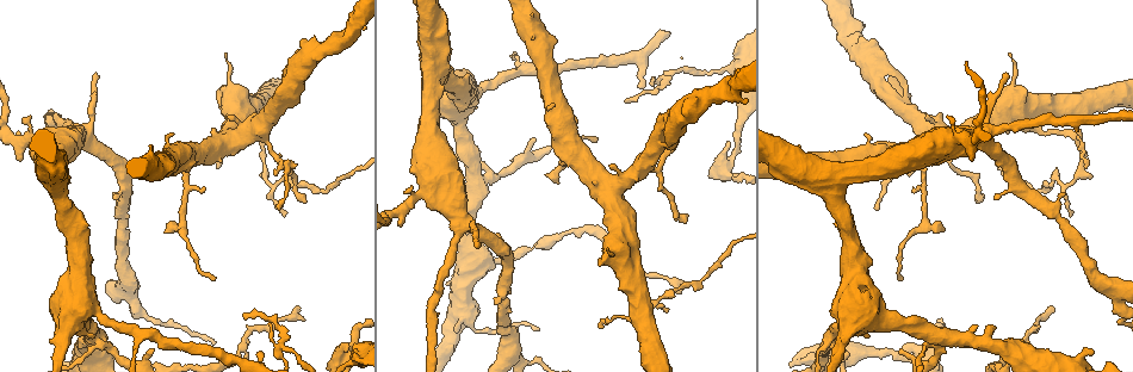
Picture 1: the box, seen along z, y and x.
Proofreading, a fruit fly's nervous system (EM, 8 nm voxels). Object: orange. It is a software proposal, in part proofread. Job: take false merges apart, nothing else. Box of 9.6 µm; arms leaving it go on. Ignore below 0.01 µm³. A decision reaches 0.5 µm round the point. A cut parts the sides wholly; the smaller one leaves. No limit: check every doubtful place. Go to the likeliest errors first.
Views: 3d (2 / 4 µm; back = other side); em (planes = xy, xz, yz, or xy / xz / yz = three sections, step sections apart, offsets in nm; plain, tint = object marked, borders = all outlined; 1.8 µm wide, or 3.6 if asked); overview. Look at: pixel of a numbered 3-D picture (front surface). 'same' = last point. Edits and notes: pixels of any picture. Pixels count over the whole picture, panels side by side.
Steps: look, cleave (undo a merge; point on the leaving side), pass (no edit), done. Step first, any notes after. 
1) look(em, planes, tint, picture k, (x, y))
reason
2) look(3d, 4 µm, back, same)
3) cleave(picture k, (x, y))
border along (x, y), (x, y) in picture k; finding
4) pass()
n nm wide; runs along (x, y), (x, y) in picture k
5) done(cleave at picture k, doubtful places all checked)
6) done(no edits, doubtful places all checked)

look(3d, 4 µm, picture 1, (1023, 114))
calibre changes

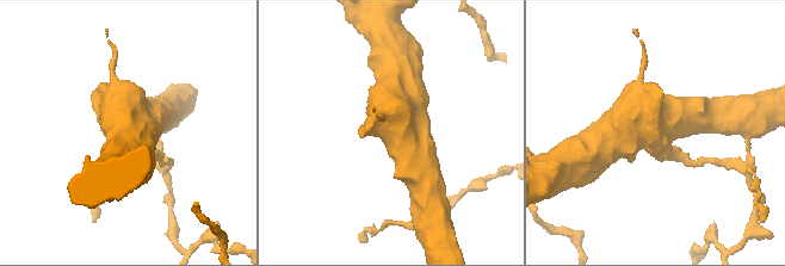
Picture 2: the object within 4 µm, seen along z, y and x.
look(em, 3.6 µm, xz, step 16, plain, picture 2, (653, 132))
need the tissue

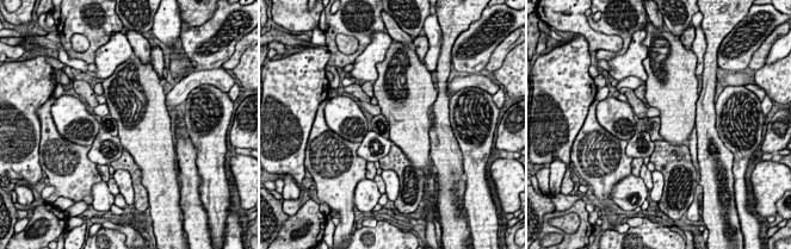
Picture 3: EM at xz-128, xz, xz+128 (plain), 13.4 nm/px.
look(em, 3.6 µm, xz, step 16, tint, same)
where the object lies

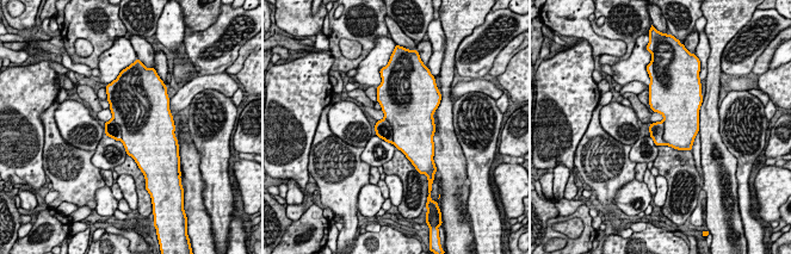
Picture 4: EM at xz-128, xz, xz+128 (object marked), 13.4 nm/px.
cleave(picture 4, (383, 129))
border along (384, 118), (391, 126), (393, 142) in picture 4; two neurons meet here

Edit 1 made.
look(overview)
redraw

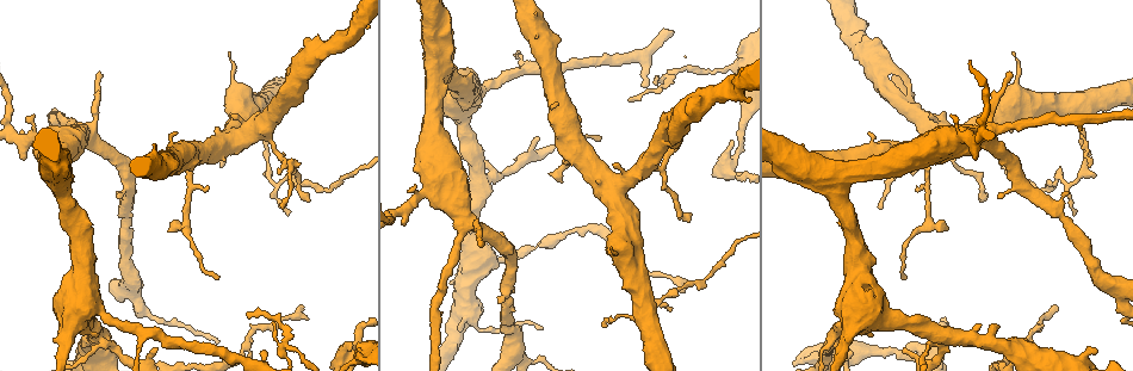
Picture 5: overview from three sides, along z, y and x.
look(em, yz, step 8, tint, picture 5, (349, 359))
thick turns thin

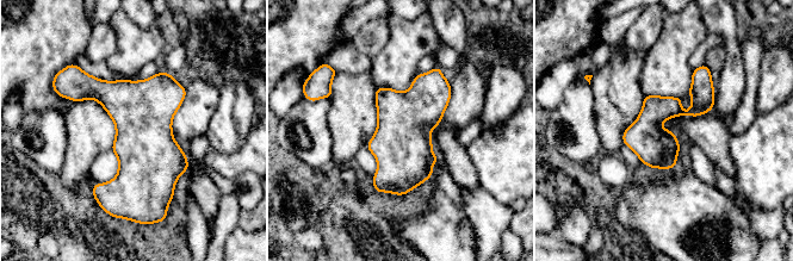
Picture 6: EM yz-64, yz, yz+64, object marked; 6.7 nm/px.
pass()
runs along (704, 70), (701, 100), (649, 128), (648, 162) in picture 6; all the same neuron

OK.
look(3d, 4 µm, picture 5, (662, 126))

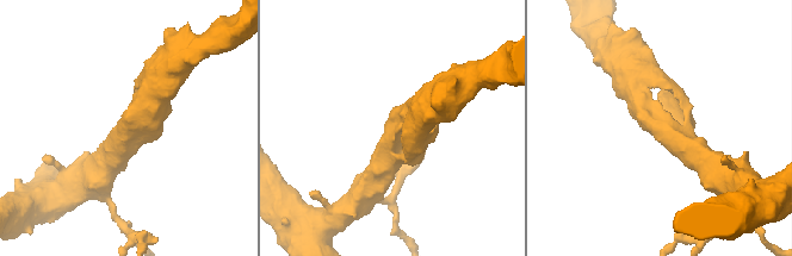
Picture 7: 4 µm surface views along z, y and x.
look(em, yz, step 4, tint, picture 7, (128, 125))

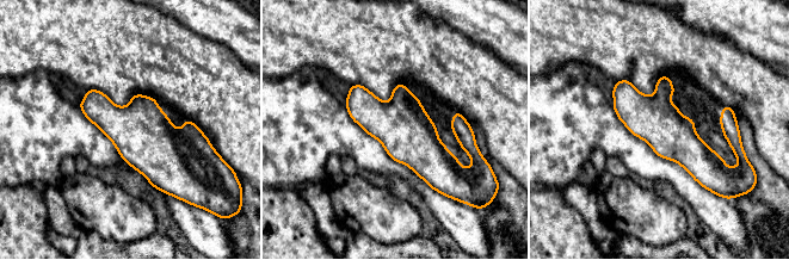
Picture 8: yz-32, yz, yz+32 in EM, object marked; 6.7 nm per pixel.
look(em, planes, tint, same)
another direction

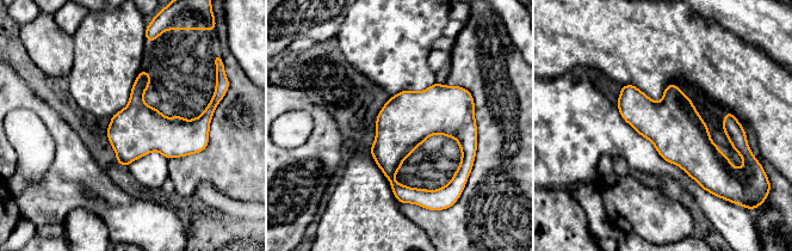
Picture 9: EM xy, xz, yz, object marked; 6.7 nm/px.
pass()
continuous, no second neuron

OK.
look(em, xz, step 16, tint, picture 5, (480, 178))
four-way junction

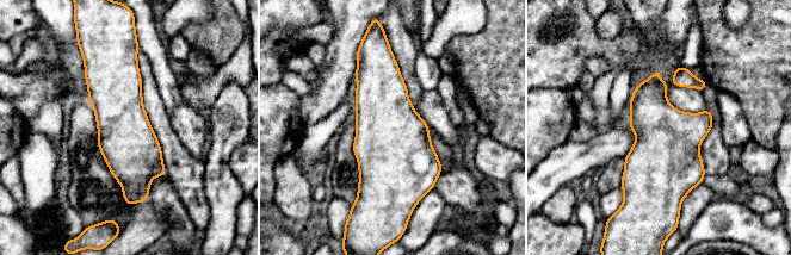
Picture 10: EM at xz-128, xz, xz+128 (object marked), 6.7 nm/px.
look(em, planes, tint, same)

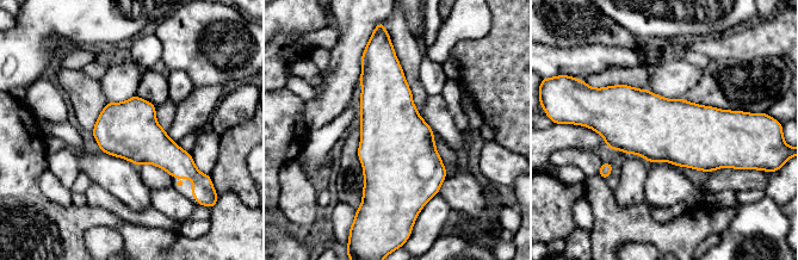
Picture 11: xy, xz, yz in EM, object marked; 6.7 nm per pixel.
pass()
380 nm wide; all the same neuron

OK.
look(em, planes, plain, picture 5, (665, 77))
three-way junction

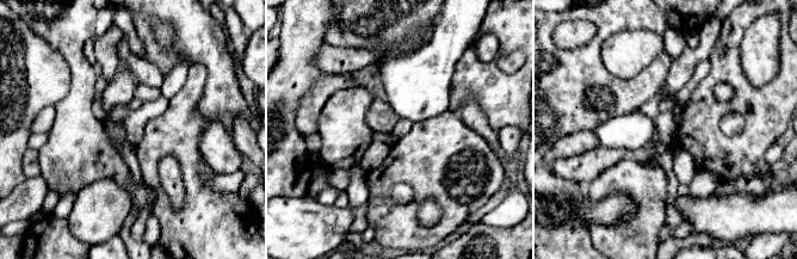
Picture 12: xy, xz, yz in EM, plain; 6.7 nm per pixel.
look(em, planes, tint, same)

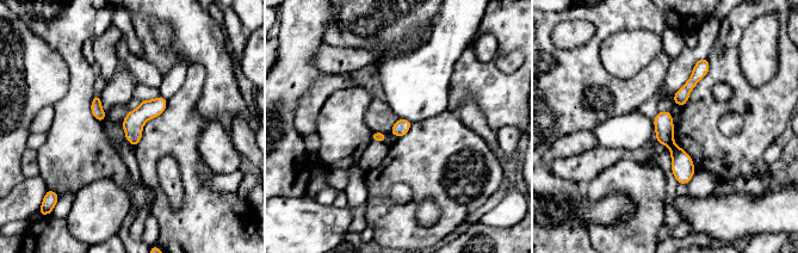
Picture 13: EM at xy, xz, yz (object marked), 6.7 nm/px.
cleave(picture 13, (663, 123))
100 nm wide; border along (672, 141), (668, 146) in picture 13; two neurons meet here

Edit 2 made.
done(cleave at picture 4, cleave at picture 13, doubtful places all checked)

